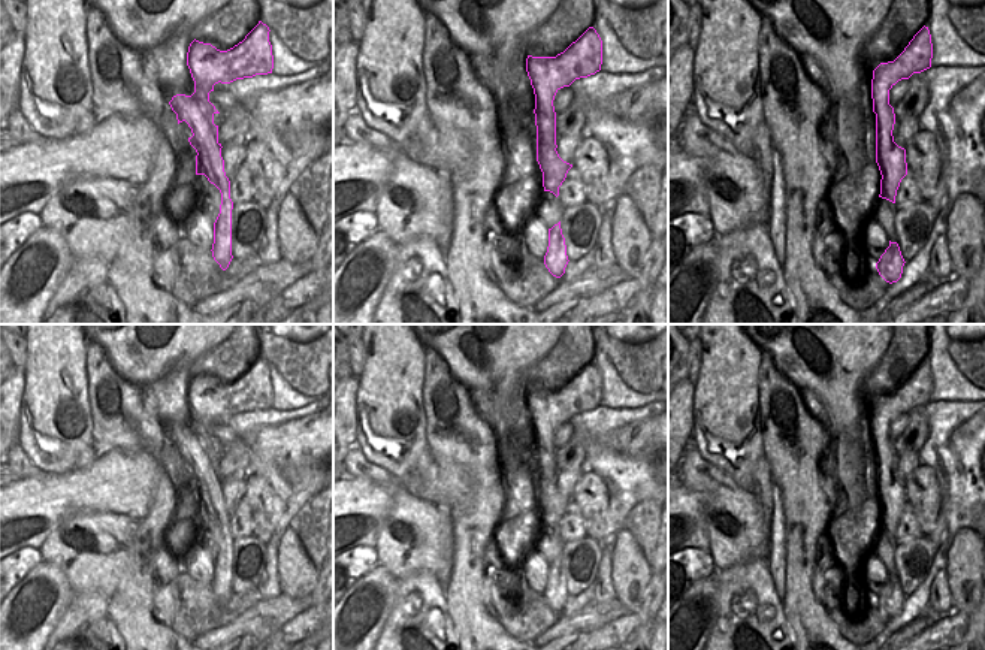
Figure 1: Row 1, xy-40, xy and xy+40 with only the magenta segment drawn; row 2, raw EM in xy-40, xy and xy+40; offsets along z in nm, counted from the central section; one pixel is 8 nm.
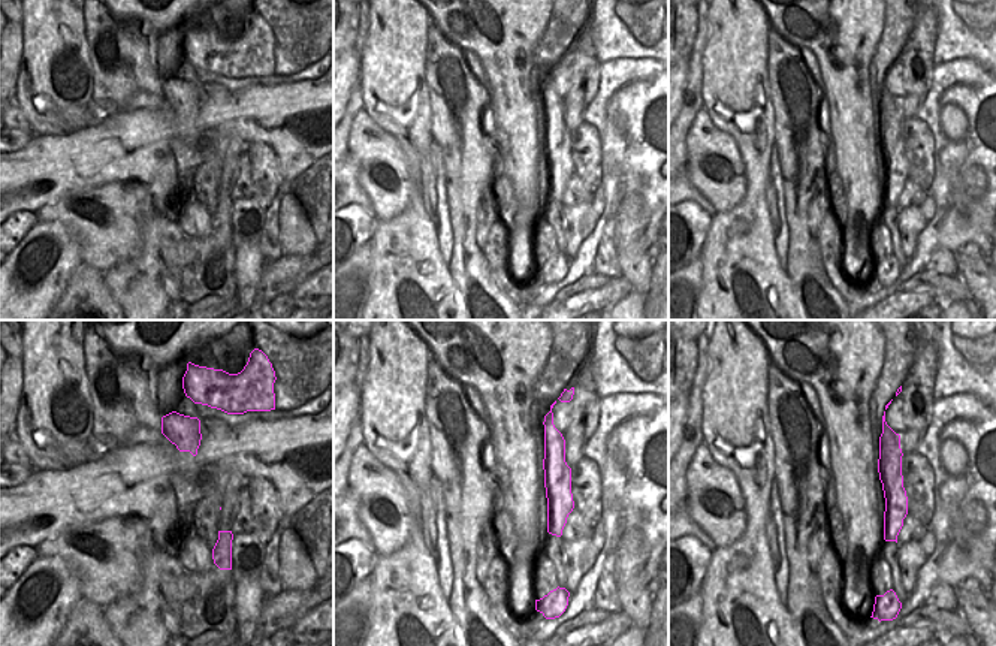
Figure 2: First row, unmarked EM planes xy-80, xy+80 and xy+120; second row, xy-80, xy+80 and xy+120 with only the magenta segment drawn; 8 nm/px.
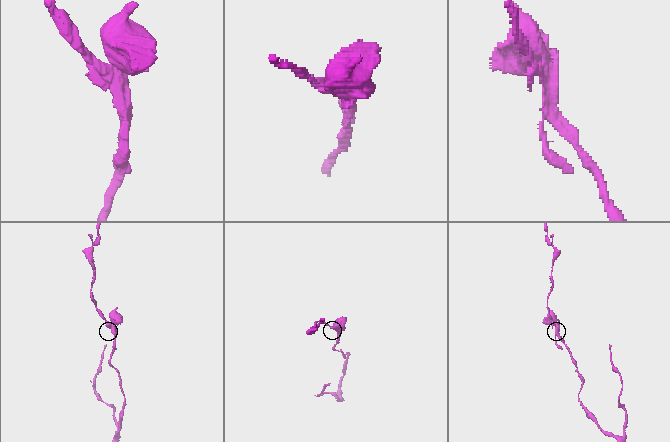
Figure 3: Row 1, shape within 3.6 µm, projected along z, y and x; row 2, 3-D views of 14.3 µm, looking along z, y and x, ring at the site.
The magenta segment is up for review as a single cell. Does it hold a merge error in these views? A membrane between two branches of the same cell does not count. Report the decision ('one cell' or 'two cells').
two cells

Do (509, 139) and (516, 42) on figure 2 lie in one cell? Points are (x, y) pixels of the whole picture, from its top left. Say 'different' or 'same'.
same

